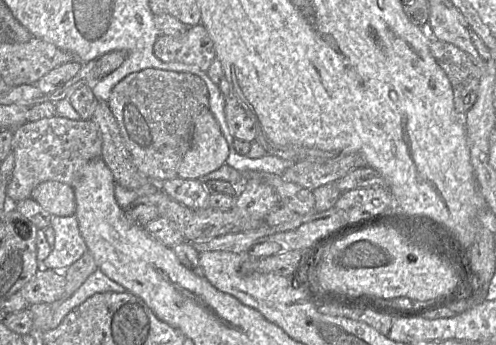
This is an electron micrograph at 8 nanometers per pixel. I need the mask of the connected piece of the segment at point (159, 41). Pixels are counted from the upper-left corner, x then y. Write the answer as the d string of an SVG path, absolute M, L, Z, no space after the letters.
M201 23L188 26L187 31L178 37L160 34L155 40L153 51L163 62L196 65L204 72L207 72L216 57L214 43Z

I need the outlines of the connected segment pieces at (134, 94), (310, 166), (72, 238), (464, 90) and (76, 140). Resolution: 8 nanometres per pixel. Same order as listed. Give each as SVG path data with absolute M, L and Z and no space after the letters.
M146 68L119 81L107 103L137 170L153 182L163 182L177 177L179 165L191 146L194 121L201 112L209 109L209 93L204 81L192 73Z
M352 153L339 160L312 162L300 161L283 172L285 181L298 184L308 190L336 182L349 172L367 166L364 156Z
M51 215L50 225L55 233L55 241L50 254L40 263L40 267L63 272L86 252L87 246L75 215Z
M433 38L430 52L451 83L455 111L465 123L464 116L477 99L479 70L467 53L451 43Z
M58 115L26 121L14 130L11 152L15 162L7 186L7 196L18 202L31 198L33 189L42 182L58 181L72 185L77 172L90 160L101 157L102 140L97 124L89 120L71 120Z

